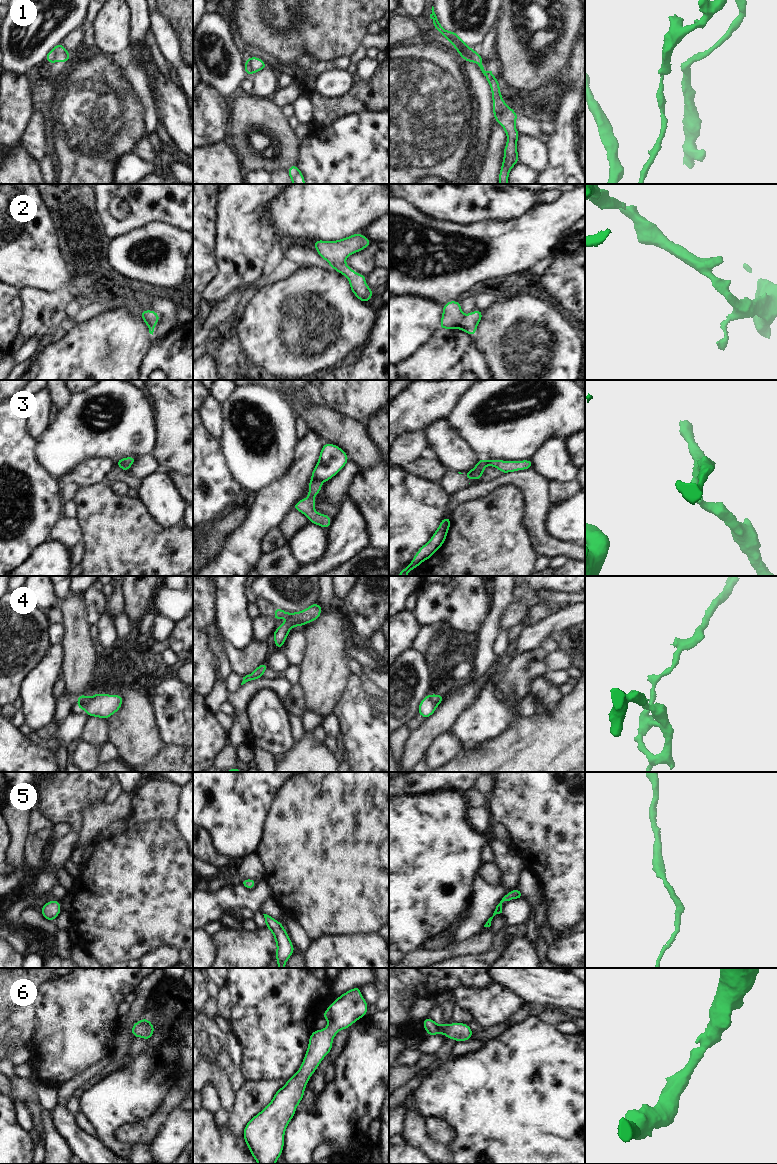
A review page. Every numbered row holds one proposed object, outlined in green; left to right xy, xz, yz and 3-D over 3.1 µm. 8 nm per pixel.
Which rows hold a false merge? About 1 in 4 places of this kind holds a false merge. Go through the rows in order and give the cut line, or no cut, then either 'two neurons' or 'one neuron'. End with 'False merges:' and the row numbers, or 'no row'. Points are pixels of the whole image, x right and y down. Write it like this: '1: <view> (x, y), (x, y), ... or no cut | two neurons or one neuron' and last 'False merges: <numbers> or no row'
1: xz (247, 60), (252, 73) | two neurons
2: no cut | one neuron
3: xz (312, 477), (322, 481) | two neurons
4: xz (288, 616), (291, 616), (297, 624) | two neurons
5: no cut | one neuron
6: no cut | one neuron
False merges: 1, 3, 4

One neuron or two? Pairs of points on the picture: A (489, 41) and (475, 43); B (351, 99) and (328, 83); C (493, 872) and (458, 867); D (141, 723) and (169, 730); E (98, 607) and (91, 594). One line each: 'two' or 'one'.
A: two
B: two
C: two
D: two
E: one

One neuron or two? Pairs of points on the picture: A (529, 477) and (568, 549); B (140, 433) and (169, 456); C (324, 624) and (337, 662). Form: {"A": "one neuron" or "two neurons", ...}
{"A": "one neuron", "B": "two neurons", "C": "one neuron"}

